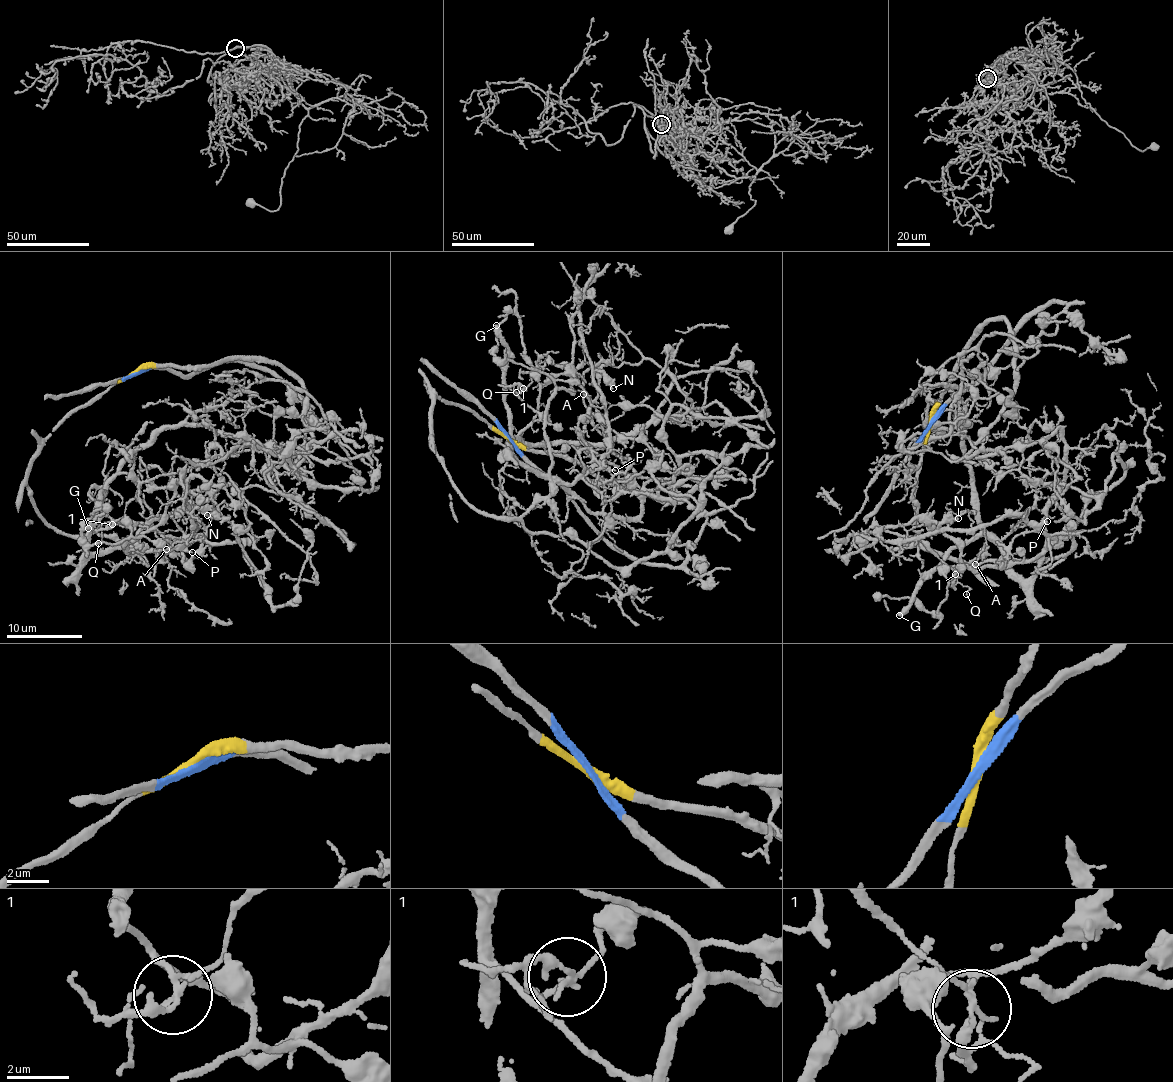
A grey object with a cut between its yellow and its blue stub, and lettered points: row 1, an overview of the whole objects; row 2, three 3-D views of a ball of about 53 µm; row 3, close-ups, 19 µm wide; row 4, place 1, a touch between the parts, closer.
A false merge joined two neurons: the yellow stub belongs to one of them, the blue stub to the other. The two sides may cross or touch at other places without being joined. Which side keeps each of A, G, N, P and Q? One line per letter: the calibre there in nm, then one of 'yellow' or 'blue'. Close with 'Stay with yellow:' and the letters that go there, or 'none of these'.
A: 70 nm thick; yellow
G: 480 nm thick; yellow
N: 120 nm thick; yellow
P: 130 nm thick; yellow
Q: 120 nm thick; yellow
Stay with yellow: A, G, N, P, Q

